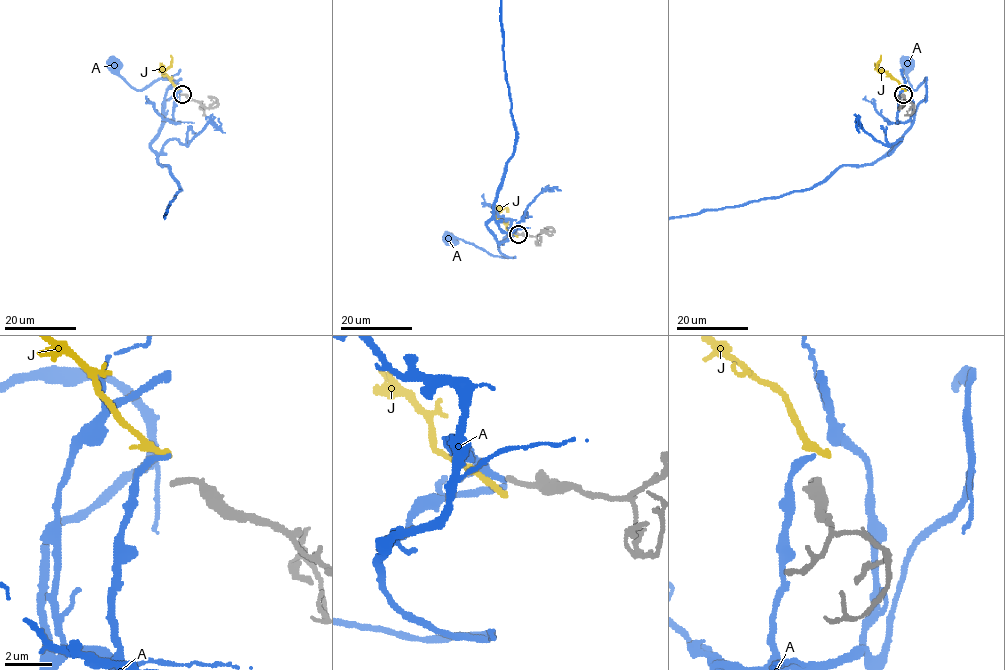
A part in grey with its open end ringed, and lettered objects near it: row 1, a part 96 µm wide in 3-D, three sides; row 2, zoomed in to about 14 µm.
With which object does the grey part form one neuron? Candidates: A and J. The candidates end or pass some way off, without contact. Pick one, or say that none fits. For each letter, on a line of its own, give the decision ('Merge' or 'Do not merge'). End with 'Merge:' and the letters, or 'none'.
A: Merge
J: Do not merge
Merge: A

